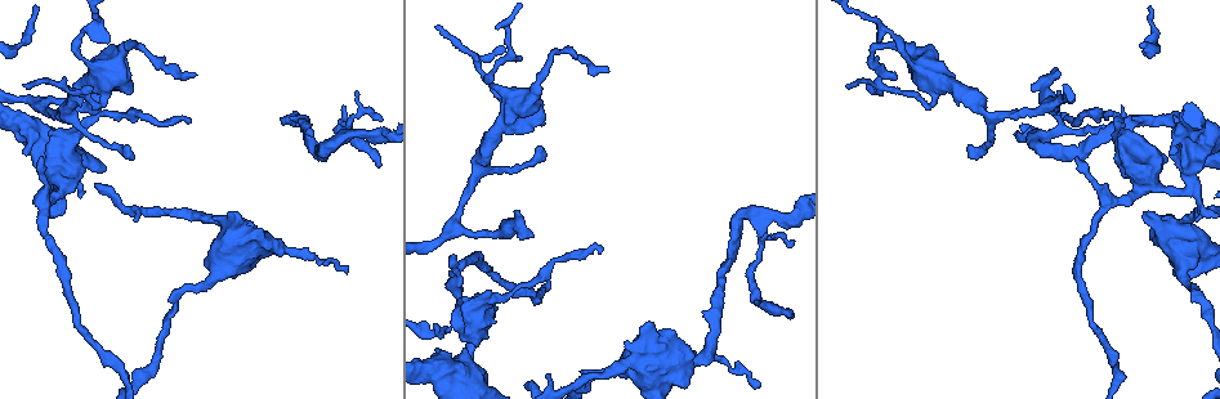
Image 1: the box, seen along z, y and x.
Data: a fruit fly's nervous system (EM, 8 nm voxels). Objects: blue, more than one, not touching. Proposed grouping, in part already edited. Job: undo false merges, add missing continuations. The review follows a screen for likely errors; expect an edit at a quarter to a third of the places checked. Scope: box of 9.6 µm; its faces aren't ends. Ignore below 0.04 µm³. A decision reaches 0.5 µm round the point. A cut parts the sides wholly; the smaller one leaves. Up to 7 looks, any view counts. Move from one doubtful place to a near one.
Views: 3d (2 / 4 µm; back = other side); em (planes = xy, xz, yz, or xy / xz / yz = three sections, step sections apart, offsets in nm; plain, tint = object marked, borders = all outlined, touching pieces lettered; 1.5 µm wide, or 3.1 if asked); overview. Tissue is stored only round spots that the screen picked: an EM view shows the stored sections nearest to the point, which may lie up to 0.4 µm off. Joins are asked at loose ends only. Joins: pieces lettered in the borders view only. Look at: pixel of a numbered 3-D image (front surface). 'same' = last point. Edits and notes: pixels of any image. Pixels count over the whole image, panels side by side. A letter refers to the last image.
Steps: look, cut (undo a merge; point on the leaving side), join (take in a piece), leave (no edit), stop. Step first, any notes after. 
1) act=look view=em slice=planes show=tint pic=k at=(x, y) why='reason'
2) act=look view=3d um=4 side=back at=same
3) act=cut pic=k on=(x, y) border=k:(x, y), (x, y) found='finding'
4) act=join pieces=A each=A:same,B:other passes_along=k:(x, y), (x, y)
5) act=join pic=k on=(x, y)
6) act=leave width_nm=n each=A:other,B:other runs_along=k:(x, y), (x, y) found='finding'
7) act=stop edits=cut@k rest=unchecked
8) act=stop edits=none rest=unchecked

act=look view=em slice=xy step=8 show=borders pic=1 at=(120, 49) why='sudden change in width'

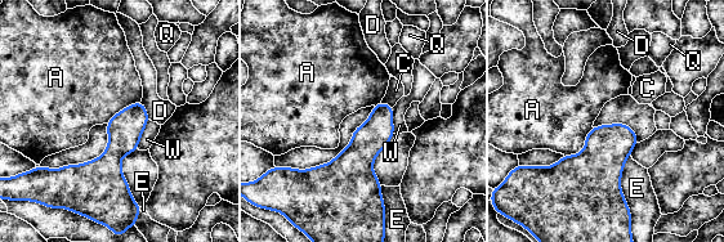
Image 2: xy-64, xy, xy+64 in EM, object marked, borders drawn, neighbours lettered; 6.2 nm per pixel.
act=leave longest_contact=E:380nm each=A:other,C:other,D:other,E:other,Q:other,W:other border=2:(593, 128), (585, 147), (564, 156) found='continuous, no second neuron'

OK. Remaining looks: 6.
act=look view=3d um=4 pic=1 at=(696, 366) why='an open end'

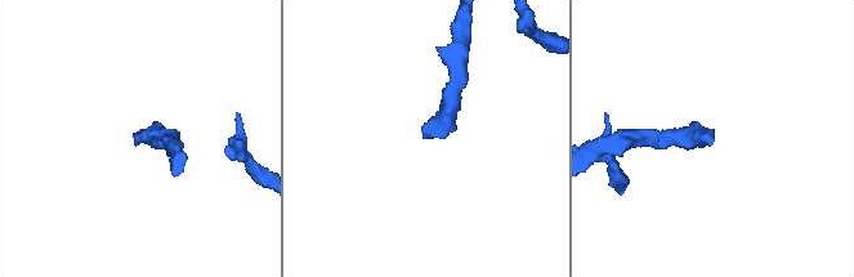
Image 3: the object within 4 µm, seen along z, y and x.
act=look view=em slice=xz step=4 show=borders pic=3 at=(137, 141)

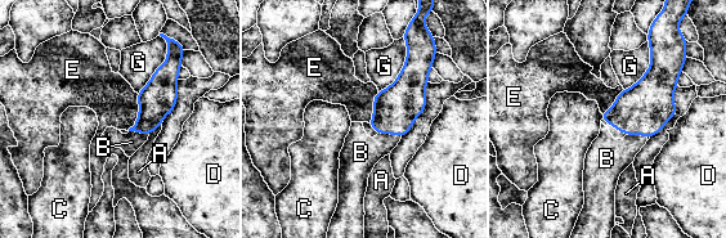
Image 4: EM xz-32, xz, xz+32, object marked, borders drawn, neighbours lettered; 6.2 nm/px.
act=look view=em slice=planes show=borders at=same

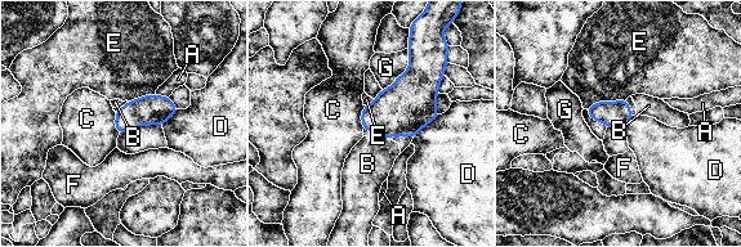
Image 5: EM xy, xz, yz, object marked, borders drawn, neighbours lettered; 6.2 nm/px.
act=join pieces=B longest_contact=G:300nm each=A:other,B:same,C:other,D:other,E:other,F:other,G:other found='the neuron continues'

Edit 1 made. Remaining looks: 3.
act=look view=overview why='redraw'

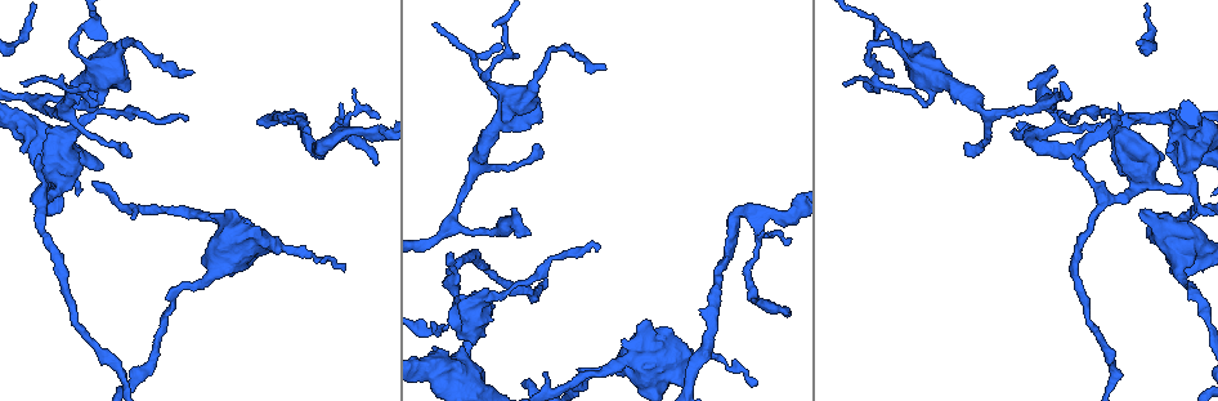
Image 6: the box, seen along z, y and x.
act=look view=em slice=xy step=4 show=tint pic=6 at=(450, 252) why='an open end'

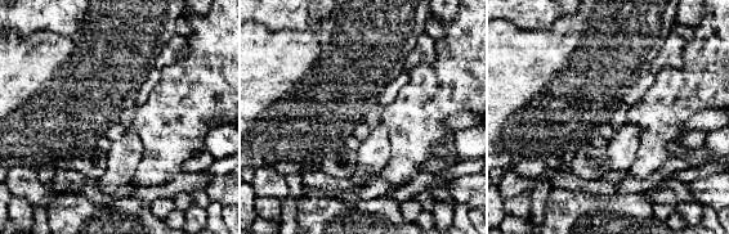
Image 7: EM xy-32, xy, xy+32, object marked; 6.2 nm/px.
act=look view=em slice=planes show=borders at=same why='another direction'

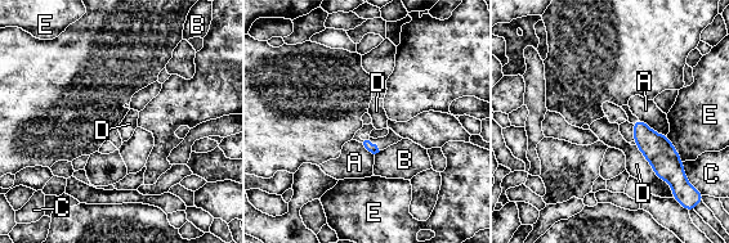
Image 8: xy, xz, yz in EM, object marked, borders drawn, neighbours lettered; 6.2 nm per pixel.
act=leave each=A:other,B:other,C:other,D:other,E:other border=8:(638, 117), (657, 133), (666, 135) found='no lettered piece goes on from it'

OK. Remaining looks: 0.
act=stop edits=join@5 rest=unchecked

